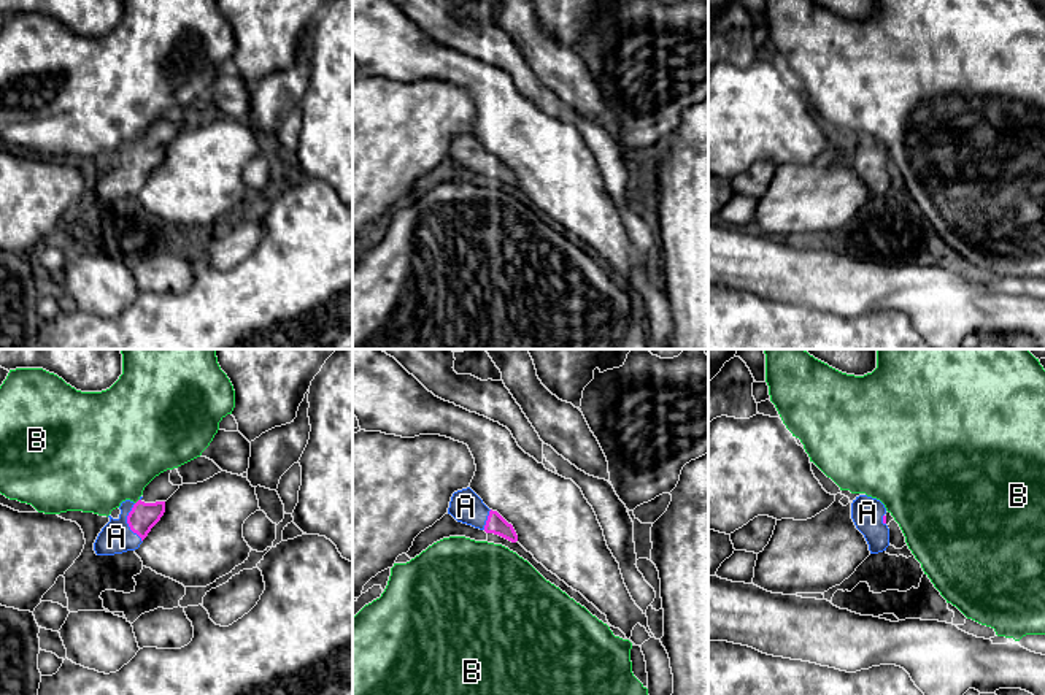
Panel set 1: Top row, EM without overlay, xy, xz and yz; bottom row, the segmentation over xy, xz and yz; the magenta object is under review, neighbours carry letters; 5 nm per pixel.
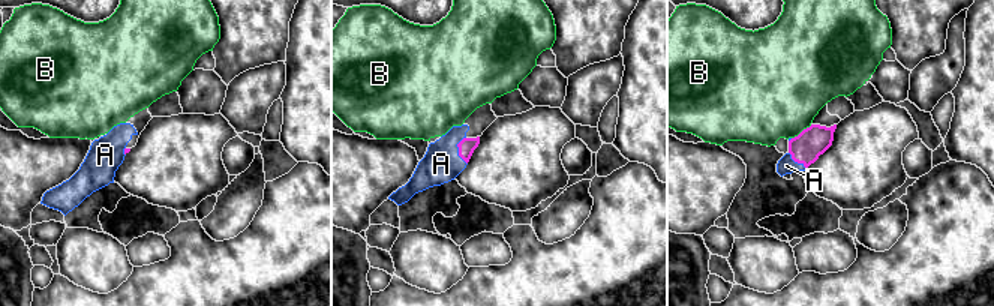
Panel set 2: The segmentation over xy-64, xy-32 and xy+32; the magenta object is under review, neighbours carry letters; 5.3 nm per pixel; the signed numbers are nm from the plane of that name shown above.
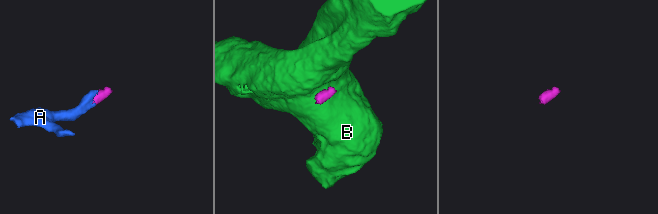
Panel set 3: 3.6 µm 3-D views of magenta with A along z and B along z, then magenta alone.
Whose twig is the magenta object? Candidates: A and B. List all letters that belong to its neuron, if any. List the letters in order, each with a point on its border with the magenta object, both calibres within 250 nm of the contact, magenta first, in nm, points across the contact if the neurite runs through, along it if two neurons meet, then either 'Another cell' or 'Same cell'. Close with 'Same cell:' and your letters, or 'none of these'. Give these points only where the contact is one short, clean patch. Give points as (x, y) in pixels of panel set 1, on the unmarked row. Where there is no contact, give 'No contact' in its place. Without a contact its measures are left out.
A: Touches magenta at xy (127, 167). Thickness 140 nm (magenta) against 160 nm. Path across: xy (143, 161), (127, 167), (116, 181). Same cell
B: Touches magenta at xy (137, 146). Thickness 140 nm (magenta) against 440 nm. Boundary: xy (138, 143), (135, 148). Another cell
Same cell: A

